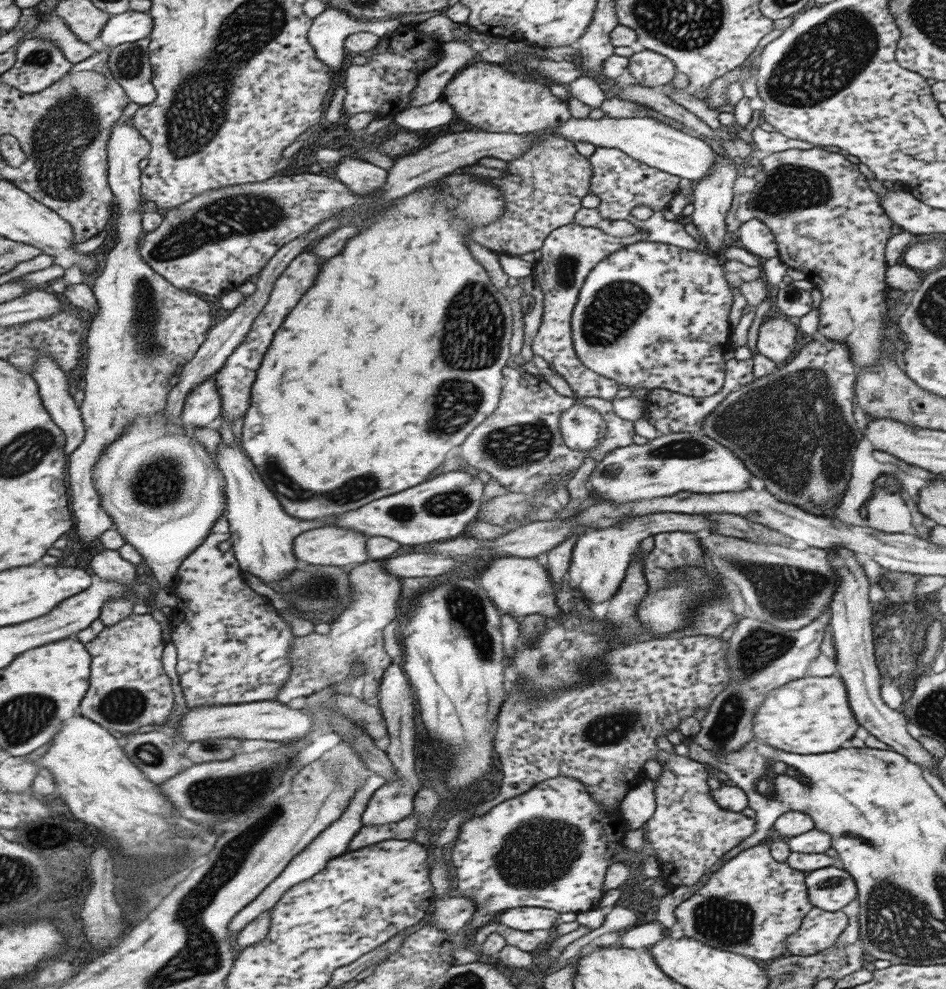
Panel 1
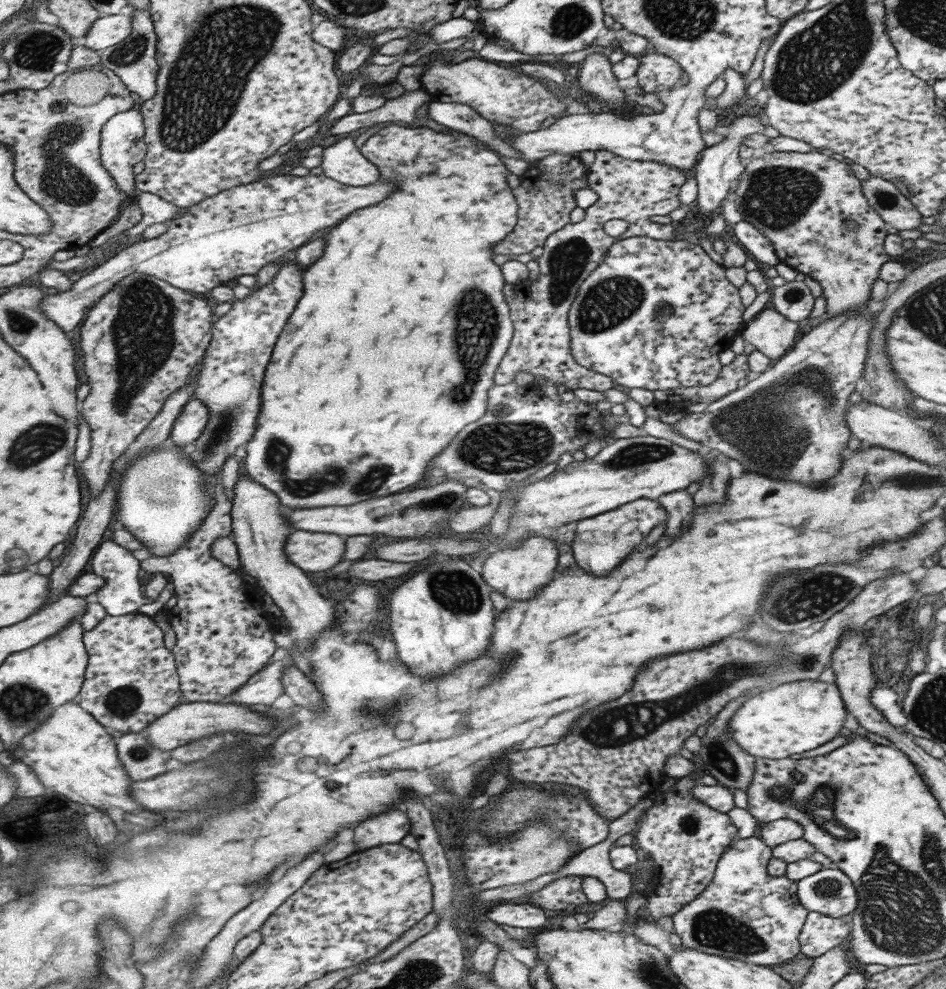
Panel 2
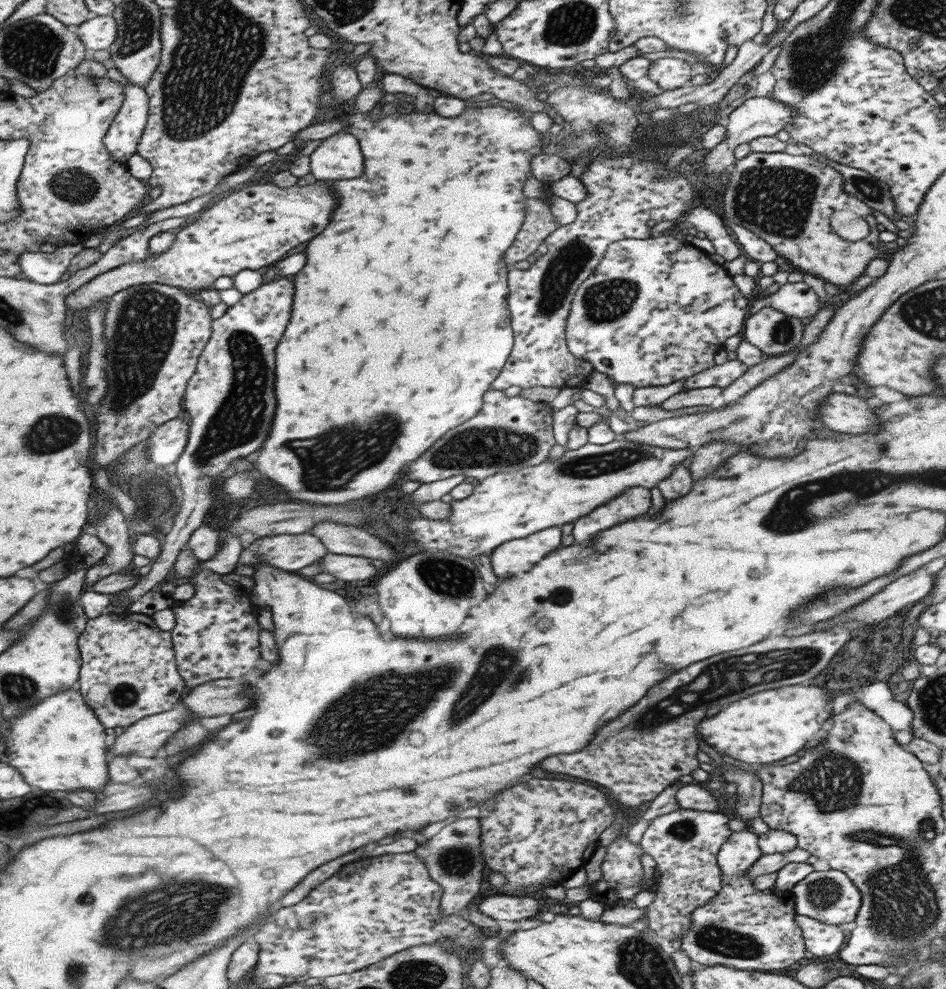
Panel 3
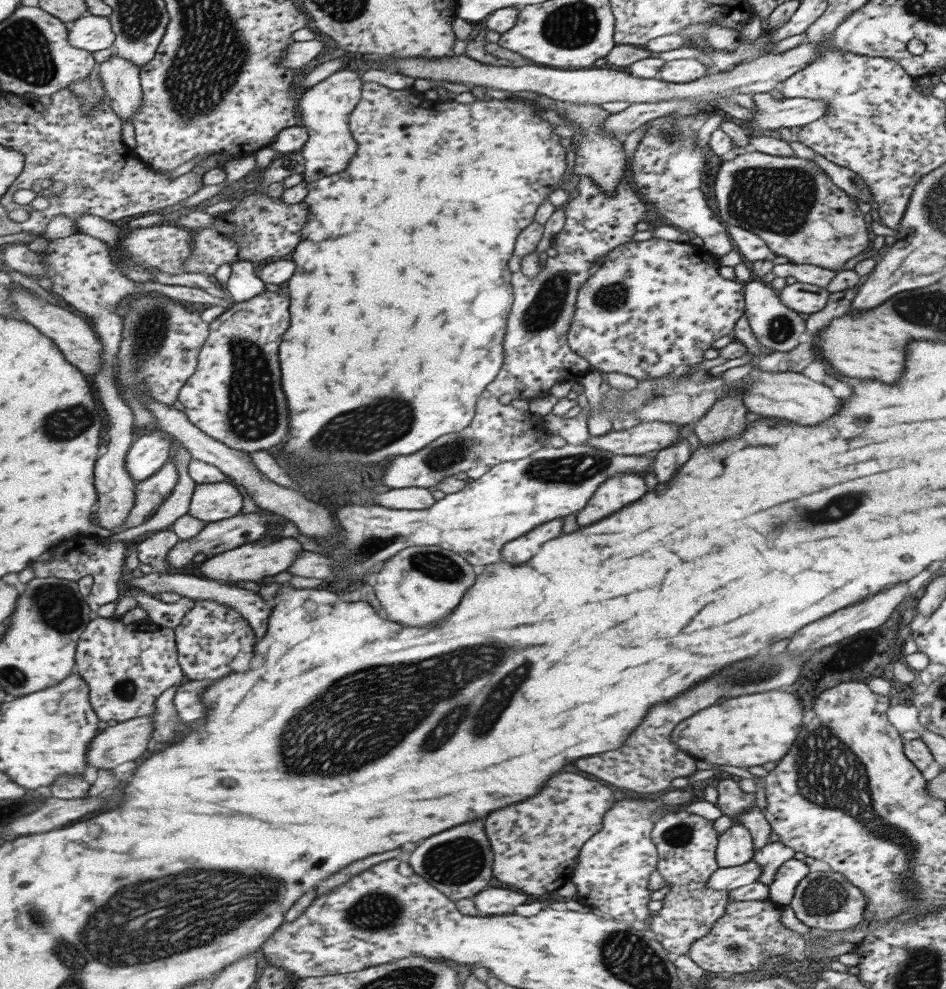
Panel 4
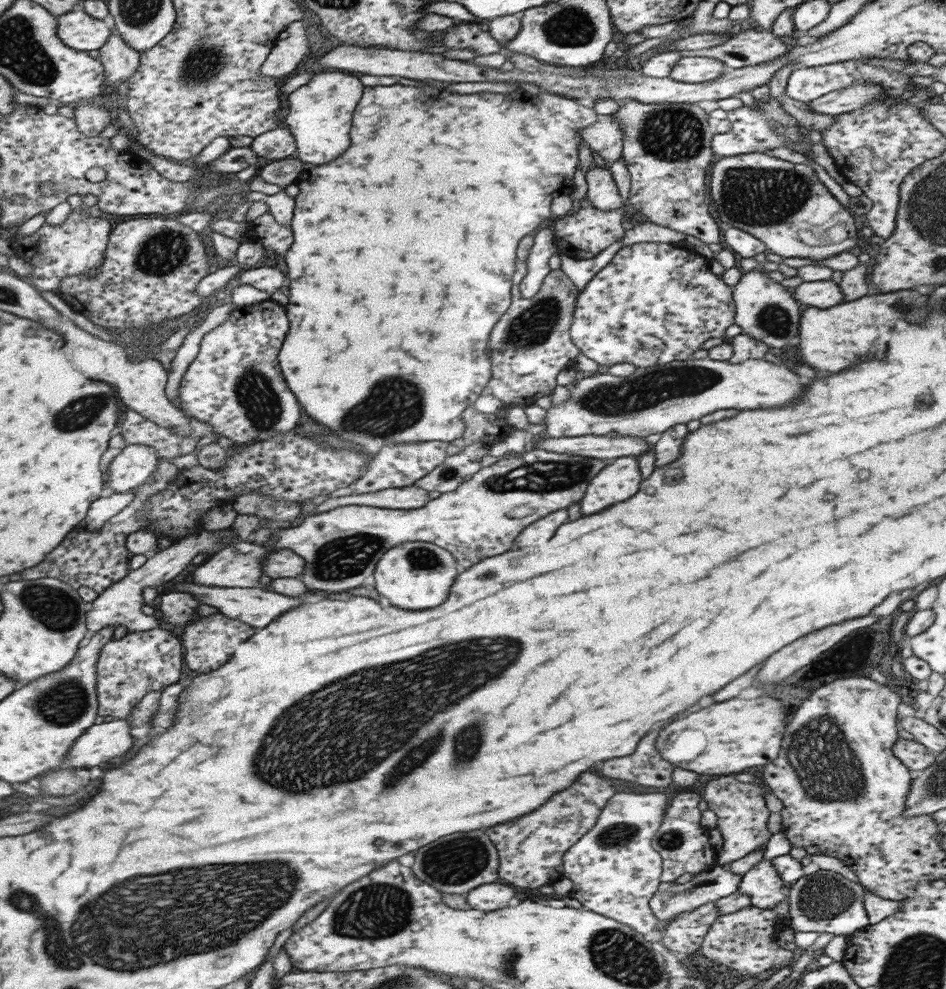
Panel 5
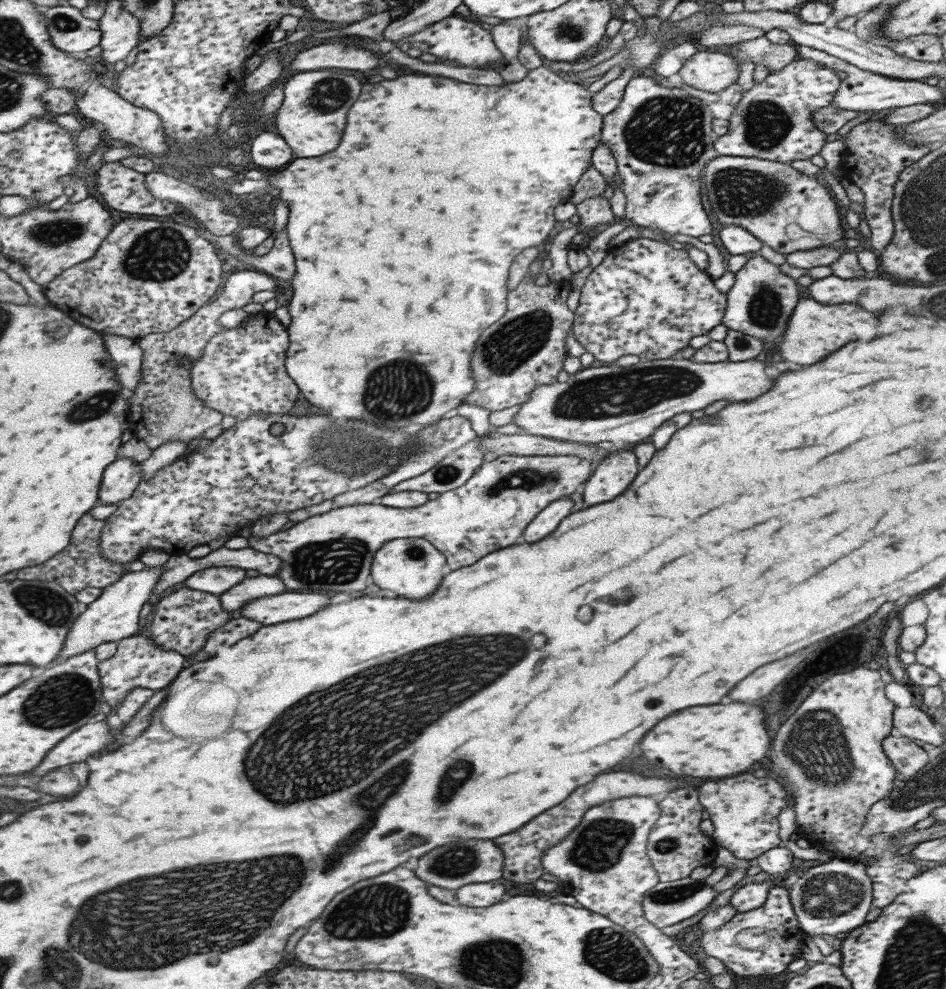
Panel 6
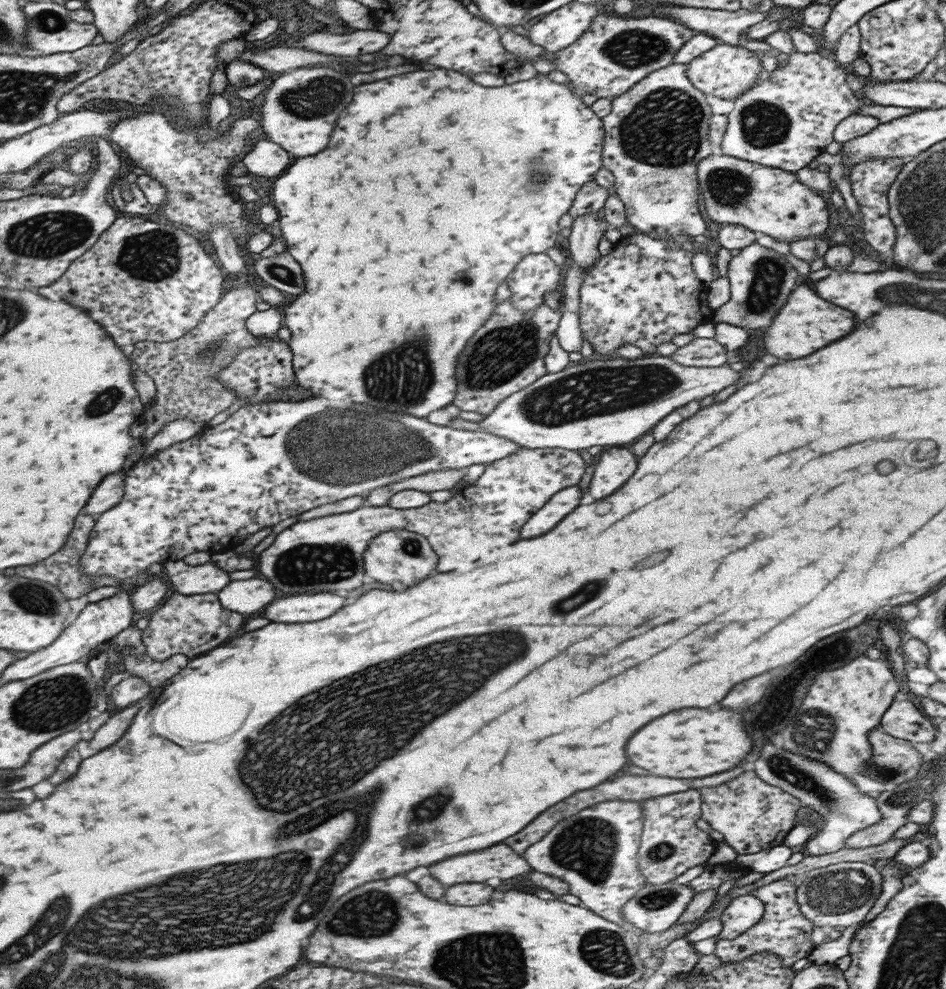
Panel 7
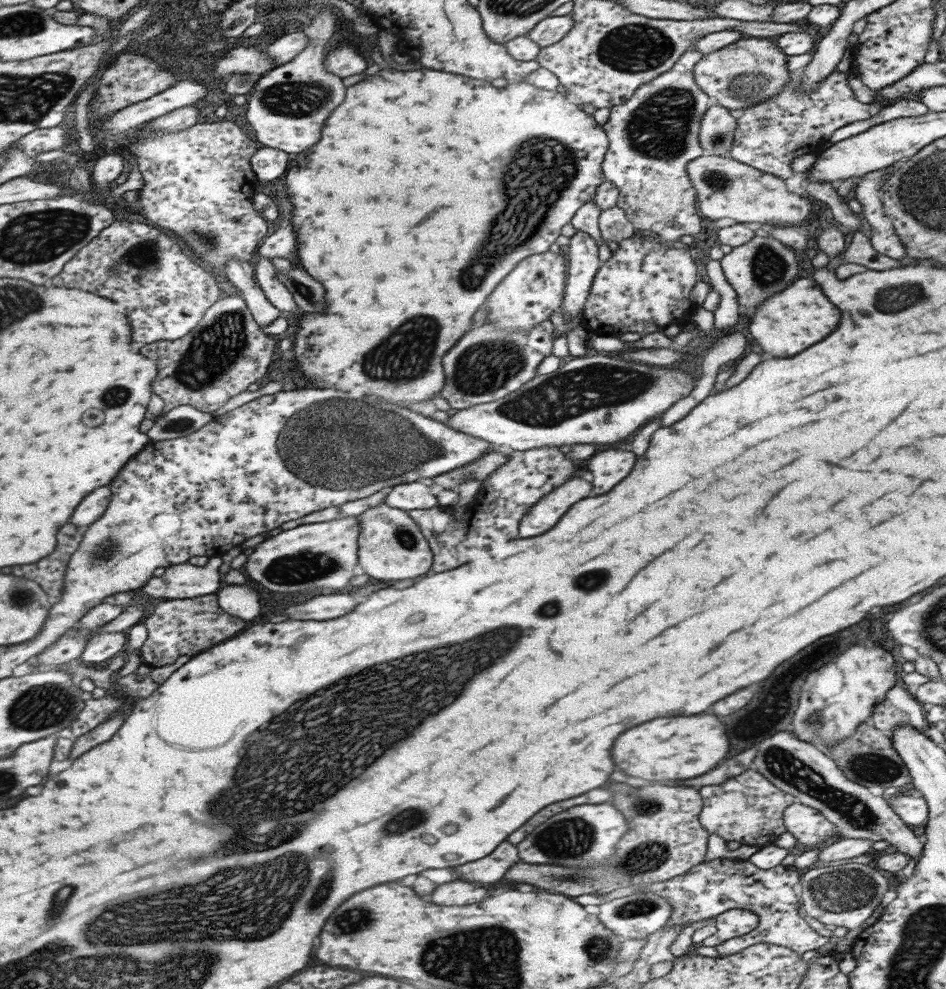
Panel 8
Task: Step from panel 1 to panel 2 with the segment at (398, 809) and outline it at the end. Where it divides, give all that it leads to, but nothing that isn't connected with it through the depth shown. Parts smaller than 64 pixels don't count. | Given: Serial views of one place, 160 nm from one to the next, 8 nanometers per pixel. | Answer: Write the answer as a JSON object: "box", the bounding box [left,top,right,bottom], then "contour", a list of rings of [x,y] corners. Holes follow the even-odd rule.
{"box":[353,810,409,850],"contour":[[[389,810],[353,828],[355,850],[367,850],[379,844],[399,842],[409,832],[409,820],[403,812]]]}

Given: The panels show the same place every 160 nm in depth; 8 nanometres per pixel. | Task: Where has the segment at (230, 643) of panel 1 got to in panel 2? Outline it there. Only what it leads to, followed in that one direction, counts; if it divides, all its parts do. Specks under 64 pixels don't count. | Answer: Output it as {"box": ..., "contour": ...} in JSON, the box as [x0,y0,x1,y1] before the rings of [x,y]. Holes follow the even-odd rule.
{"box":[140,470,276,703],"contour":[[[222,470],[213,473],[215,477],[214,505],[207,518],[201,522],[188,539],[169,556],[148,557],[140,561],[140,568],[147,573],[165,575],[173,585],[177,600],[173,608],[166,609],[166,620],[174,632],[175,642],[171,648],[174,656],[180,695],[190,702],[225,703],[228,694],[239,688],[255,671],[258,671],[276,649],[272,632],[275,617],[261,608],[261,593],[258,586],[243,580],[237,571],[225,566],[210,555],[210,544],[219,537],[230,536],[230,506],[221,485]]]}

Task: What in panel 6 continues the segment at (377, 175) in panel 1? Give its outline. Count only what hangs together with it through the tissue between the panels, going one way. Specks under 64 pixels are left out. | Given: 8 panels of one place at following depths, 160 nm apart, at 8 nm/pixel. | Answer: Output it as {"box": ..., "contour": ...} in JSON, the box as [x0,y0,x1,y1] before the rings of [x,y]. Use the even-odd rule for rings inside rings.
{"box":[275,70,361,158],"contour":[[[343,70],[299,71],[282,85],[282,101],[275,112],[276,133],[287,143],[294,158],[317,157],[333,150],[345,126],[345,114],[360,93],[361,84]]]}

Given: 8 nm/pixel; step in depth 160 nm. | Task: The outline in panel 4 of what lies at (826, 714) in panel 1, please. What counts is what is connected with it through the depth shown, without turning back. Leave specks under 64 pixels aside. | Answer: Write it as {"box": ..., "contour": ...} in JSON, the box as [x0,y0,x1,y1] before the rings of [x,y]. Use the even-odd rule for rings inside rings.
{"box":[670,690,803,769],"contour":[[[779,690],[747,694],[741,698],[729,698],[719,706],[699,710],[699,714],[685,720],[685,726],[683,722],[675,726],[670,740],[681,752],[695,760],[747,769],[779,760],[799,732],[803,724],[801,716],[803,704],[793,694]]]}

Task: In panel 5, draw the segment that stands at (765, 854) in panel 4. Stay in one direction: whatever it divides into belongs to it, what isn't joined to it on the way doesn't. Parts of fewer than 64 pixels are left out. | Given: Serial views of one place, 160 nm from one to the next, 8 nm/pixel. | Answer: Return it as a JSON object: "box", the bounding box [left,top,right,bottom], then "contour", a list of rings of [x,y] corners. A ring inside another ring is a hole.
{"box":[738,860,786,908],"contour":[[[760,860],[740,878],[738,891],[749,897],[751,906],[773,908],[786,898],[785,886],[772,866],[772,860]]]}

